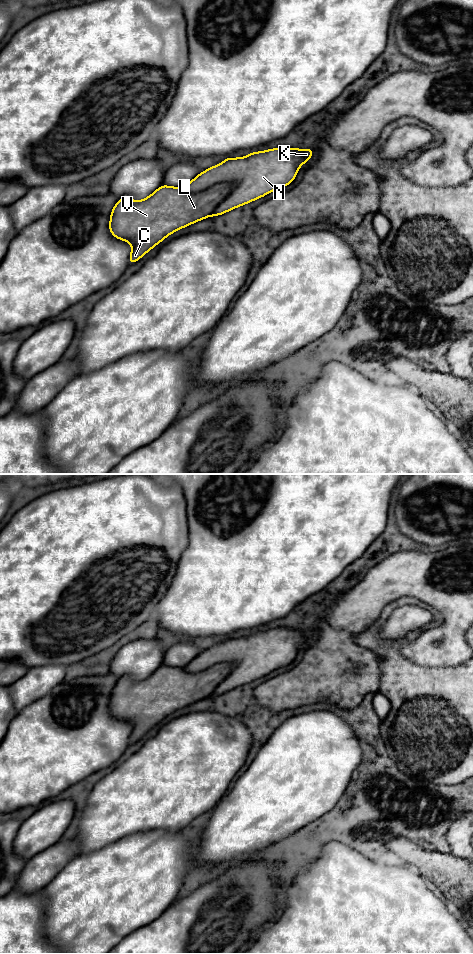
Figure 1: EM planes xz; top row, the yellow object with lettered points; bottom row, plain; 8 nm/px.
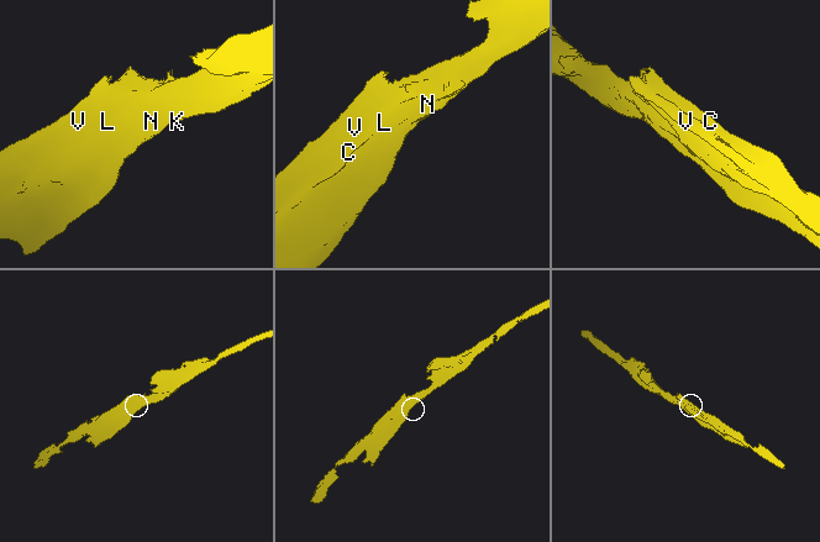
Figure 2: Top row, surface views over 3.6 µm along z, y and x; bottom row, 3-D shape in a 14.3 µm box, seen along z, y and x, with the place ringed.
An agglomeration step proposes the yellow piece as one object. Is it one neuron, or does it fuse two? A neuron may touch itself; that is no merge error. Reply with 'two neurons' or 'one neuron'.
two neurons

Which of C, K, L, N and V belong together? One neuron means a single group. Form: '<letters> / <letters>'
C L V / K N

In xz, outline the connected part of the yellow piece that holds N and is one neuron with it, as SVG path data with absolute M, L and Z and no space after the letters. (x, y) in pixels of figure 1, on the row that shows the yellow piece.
M309 146L306 150L279 147L251 152L247 157L227 157L223 163L199 173L183 190L196 194L219 183L231 183L230 193L211 214L219 216L288 186L299 167L313 155Z

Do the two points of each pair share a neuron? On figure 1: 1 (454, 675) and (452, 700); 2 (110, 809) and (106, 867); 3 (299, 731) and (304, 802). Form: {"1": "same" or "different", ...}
{"1": "same", "2": "different", "3": "same"}

